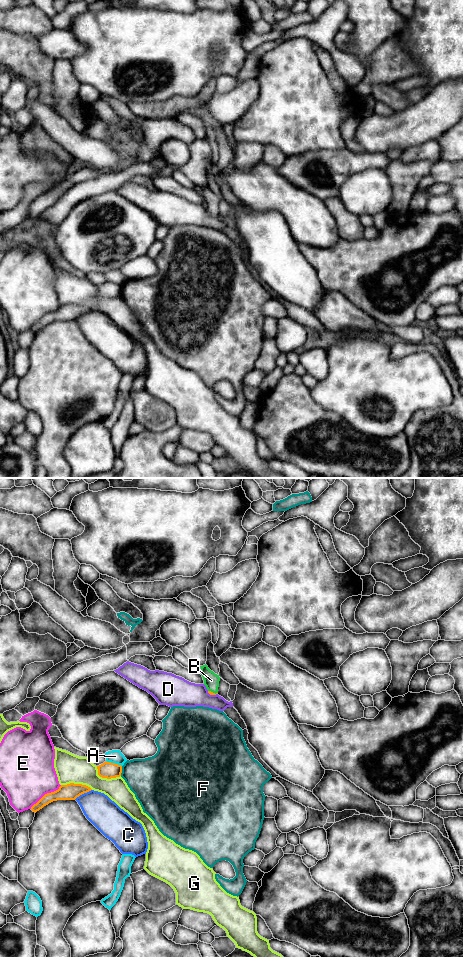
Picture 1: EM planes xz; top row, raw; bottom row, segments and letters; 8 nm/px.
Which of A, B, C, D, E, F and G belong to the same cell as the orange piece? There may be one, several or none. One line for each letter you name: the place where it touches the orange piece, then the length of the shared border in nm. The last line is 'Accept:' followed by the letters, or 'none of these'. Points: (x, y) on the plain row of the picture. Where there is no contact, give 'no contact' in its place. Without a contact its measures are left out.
B: contact xz (212, 212); length 80 nm
Accept: B

